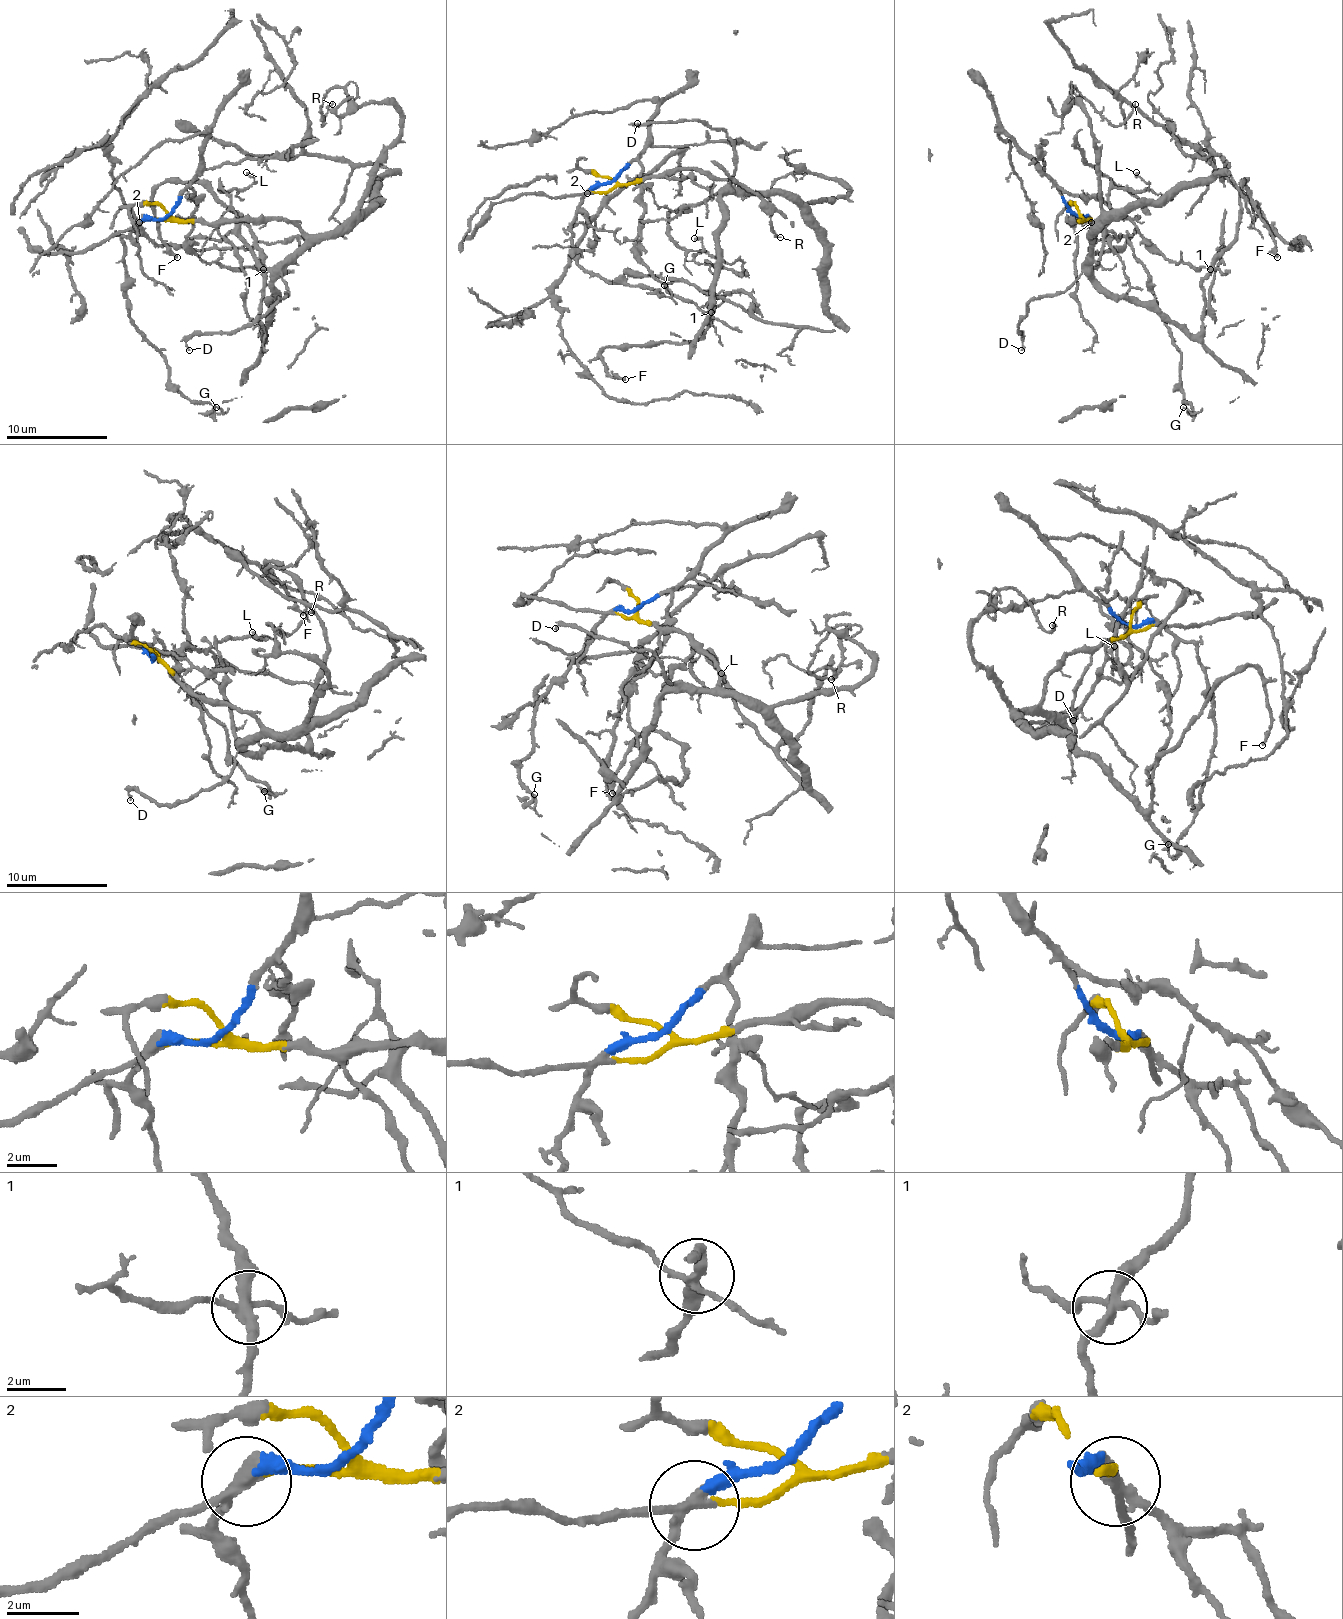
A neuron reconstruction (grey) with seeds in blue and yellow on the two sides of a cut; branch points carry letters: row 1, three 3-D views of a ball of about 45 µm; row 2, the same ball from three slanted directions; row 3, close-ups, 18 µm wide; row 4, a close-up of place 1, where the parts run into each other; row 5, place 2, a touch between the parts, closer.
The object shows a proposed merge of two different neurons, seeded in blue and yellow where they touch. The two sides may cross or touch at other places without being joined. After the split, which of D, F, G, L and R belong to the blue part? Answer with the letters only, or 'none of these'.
G

